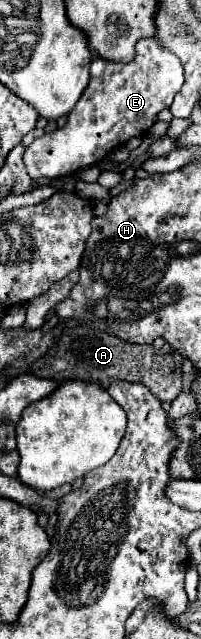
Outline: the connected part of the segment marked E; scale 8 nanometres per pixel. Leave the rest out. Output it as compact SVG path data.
M157 39L137 43L137 57L127 65L111 63L101 57L91 61L91 81L67 117L69 121L53 133L35 139L23 153L23 163L33 181L47 177L73 175L83 167L103 161L115 147L125 145L131 137L143 135L155 123L159 111L173 103L183 85L183 65L175 53L167 51Z

